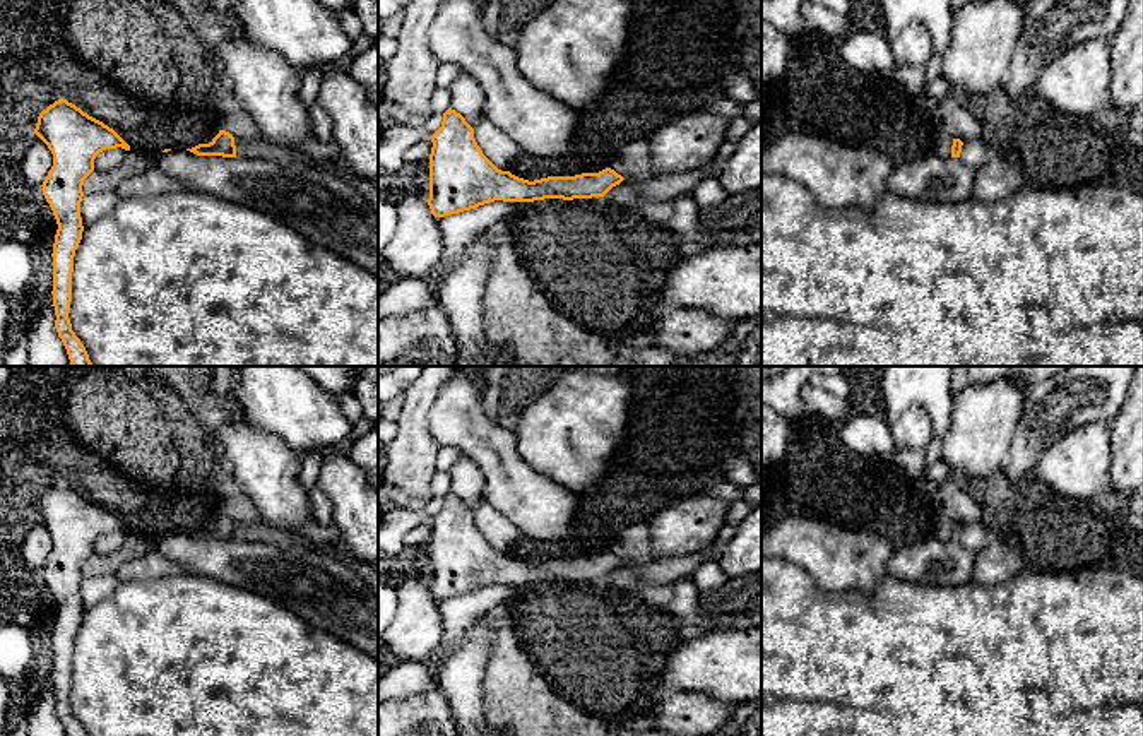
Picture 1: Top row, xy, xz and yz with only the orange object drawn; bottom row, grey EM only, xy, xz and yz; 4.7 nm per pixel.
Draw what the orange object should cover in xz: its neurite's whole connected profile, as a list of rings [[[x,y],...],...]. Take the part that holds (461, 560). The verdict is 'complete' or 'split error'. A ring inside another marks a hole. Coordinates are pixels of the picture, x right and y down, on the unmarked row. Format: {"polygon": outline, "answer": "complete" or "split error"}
{"polygon": [[[452,491],[443,496],[441,510],[433,517],[431,525],[429,582],[426,585],[435,601],[459,597],[495,584],[604,580],[625,563],[611,551],[534,565],[501,555],[483,537],[474,522],[474,512]]], "answer": "complete"}

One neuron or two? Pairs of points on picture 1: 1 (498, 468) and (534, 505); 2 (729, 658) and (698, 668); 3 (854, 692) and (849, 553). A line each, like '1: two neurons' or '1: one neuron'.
1: one neuron
2: one neuron
3: two neurons

